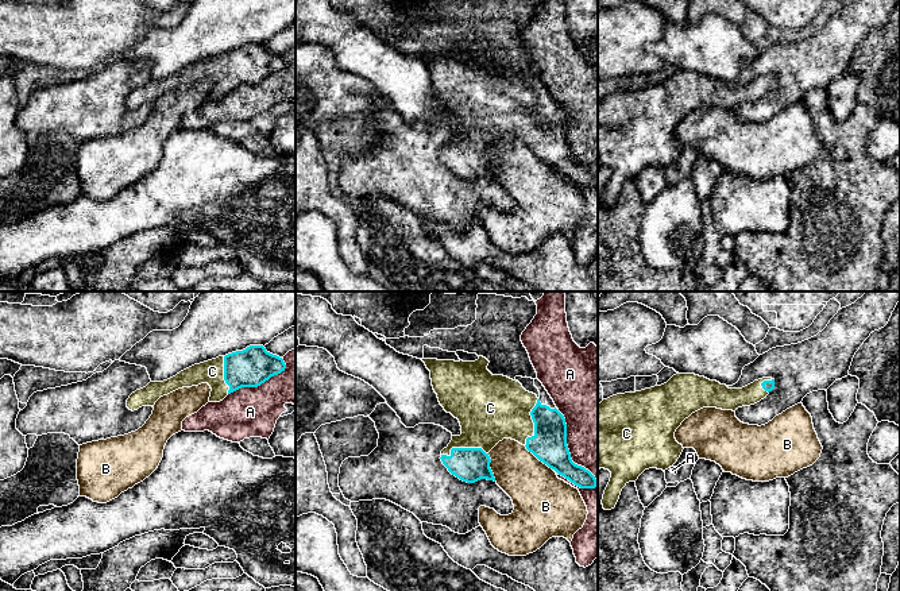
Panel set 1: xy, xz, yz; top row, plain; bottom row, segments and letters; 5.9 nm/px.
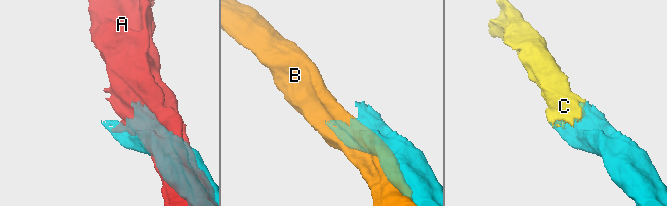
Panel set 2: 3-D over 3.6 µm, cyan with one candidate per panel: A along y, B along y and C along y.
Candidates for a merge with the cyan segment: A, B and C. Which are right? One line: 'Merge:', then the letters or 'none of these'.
Merge: C

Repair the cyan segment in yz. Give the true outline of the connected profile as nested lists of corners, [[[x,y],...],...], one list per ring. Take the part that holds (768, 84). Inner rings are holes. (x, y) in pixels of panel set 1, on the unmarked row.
[[[676,72],[667,81],[636,90],[617,92],[598,101],[598,165],[611,170],[602,202],[615,205],[622,186],[649,166],[668,167],[683,150],[675,136],[676,127],[703,105],[735,109],[764,97],[775,86],[775,77],[762,76],[742,86],[729,86],[716,78],[695,72]]]

